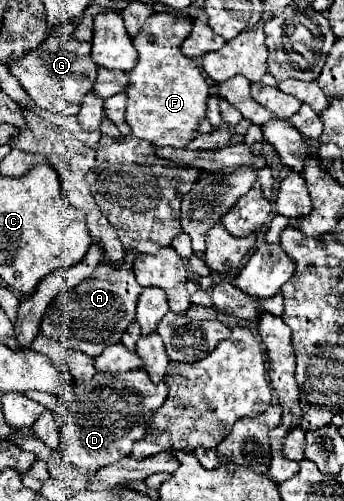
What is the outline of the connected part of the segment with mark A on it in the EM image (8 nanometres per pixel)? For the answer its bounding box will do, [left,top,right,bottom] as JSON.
[40,254,142,356]

